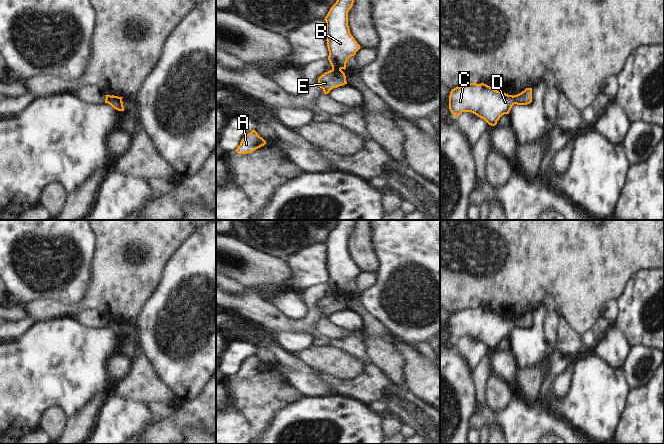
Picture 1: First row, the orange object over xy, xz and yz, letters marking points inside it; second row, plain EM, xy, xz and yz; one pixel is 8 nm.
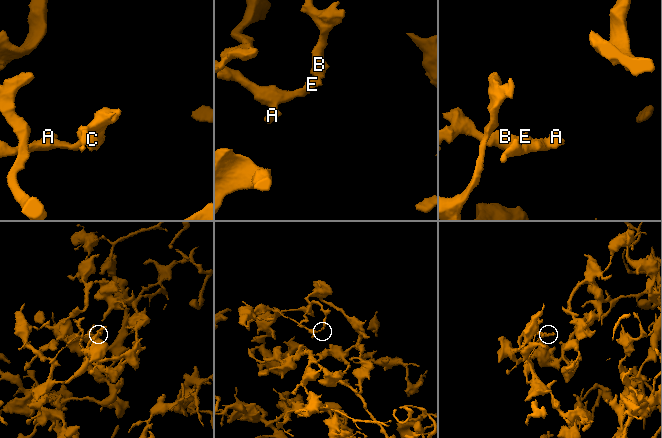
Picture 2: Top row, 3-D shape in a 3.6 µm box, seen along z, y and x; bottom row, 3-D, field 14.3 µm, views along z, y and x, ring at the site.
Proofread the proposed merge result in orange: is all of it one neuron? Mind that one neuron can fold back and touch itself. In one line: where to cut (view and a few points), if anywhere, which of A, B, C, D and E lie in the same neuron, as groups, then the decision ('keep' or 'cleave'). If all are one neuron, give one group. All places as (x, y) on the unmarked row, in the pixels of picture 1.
xz (332, 293), (340, 294) | A E / B C D | cleave

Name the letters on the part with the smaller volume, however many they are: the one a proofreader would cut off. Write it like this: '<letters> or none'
A, E

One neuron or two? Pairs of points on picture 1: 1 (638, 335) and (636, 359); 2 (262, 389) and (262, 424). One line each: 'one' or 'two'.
1: two
2: one

